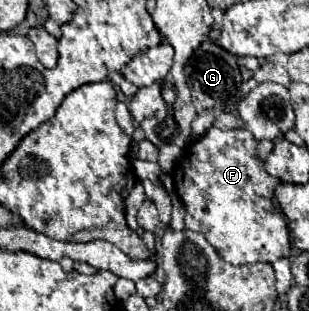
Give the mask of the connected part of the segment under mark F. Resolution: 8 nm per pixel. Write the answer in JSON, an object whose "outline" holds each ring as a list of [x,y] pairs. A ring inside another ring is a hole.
{"outline":[[[210,127],[206,135],[190,147],[188,157],[172,173],[176,191],[186,209],[186,229],[202,233],[206,241],[218,251],[218,255],[232,265],[246,265],[256,261],[272,263],[280,257],[292,255],[286,219],[280,211],[272,209],[274,187],[280,181],[264,171],[264,165],[262,165],[262,159],[258,157],[256,147],[258,147],[258,141],[246,129],[238,127],[238,129],[222,131],[218,127]]]}

